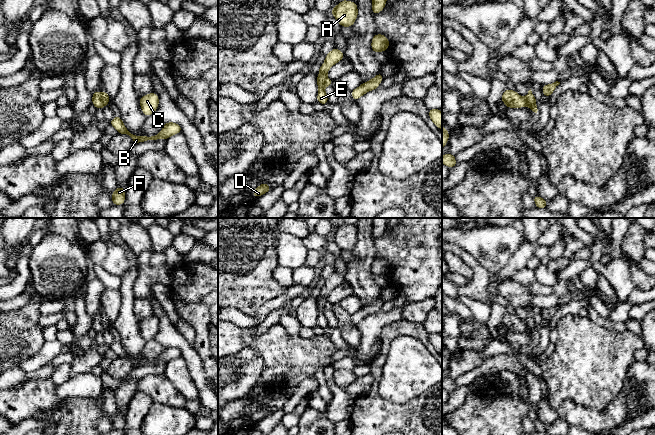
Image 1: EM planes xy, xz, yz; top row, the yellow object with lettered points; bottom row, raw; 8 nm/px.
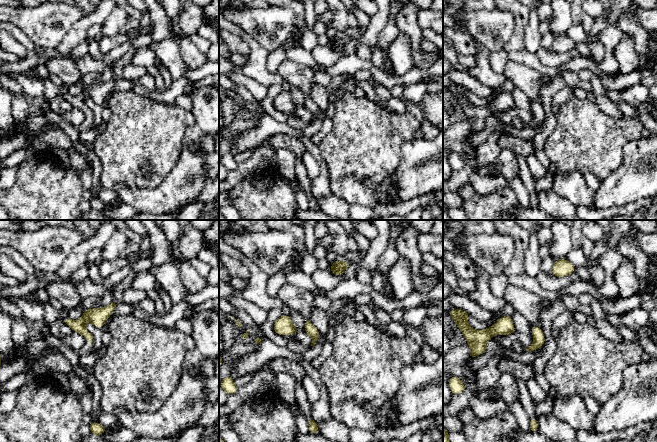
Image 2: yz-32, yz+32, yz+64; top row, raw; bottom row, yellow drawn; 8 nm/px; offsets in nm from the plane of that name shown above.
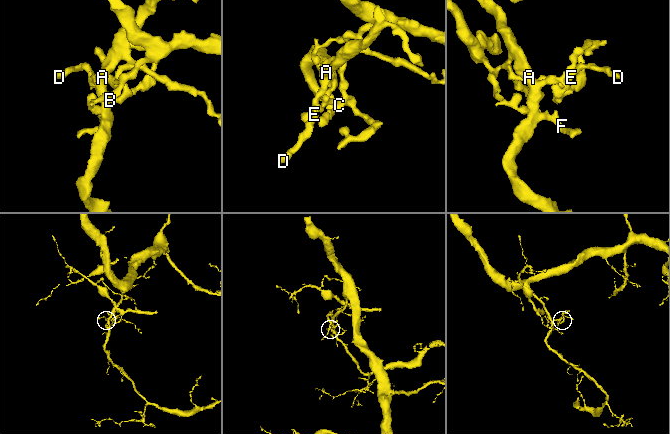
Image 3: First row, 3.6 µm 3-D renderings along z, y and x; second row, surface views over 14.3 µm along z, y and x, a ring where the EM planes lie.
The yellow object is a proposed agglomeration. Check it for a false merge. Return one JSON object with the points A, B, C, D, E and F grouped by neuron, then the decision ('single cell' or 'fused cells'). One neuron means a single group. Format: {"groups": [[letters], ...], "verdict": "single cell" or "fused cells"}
{"groups": [["A", "D", "E", "F"], ["B", "C"]], "verdict": "fused cells"}

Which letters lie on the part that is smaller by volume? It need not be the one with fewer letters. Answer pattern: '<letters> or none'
B, C

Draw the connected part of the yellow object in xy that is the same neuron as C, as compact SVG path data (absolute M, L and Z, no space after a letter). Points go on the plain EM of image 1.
M155 316L140 321L140 331L146 341L153 339L159 329L159 321Z

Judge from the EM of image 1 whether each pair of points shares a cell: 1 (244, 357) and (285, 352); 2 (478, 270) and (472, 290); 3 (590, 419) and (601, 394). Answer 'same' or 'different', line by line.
1: different
2: same
3: different

